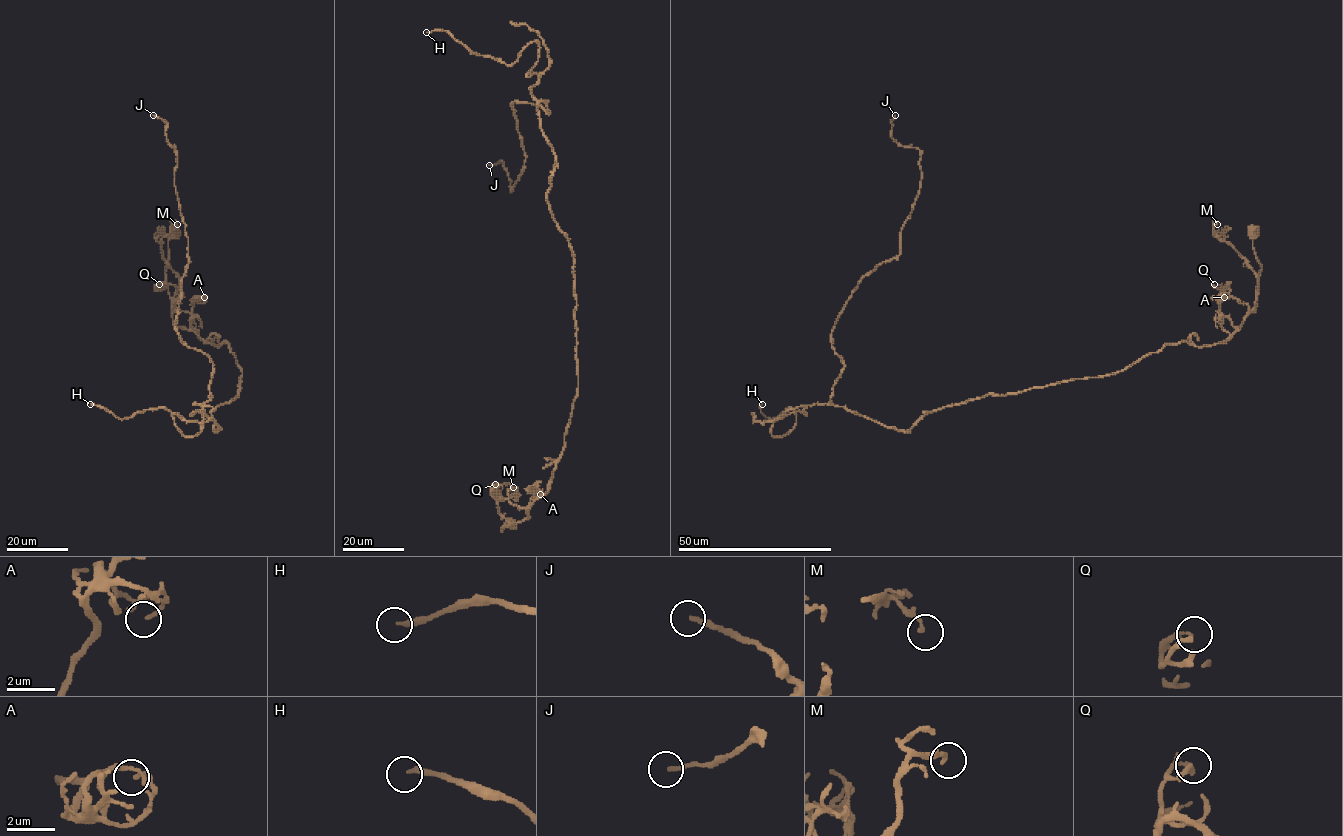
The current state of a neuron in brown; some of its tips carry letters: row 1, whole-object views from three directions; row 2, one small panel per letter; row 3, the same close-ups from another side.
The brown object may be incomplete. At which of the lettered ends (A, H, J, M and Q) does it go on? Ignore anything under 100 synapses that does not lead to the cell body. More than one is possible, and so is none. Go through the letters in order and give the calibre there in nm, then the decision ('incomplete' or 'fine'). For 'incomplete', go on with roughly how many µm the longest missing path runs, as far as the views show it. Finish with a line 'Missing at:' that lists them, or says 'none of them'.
A: calibre 130 nm; fine
H: calibre 200 nm; incomplete; missing 70 µm
J: calibre 170 nm; fine
M: calibre 170 nm; fine
Q: calibre 190 nm; fine
Missing at: H

